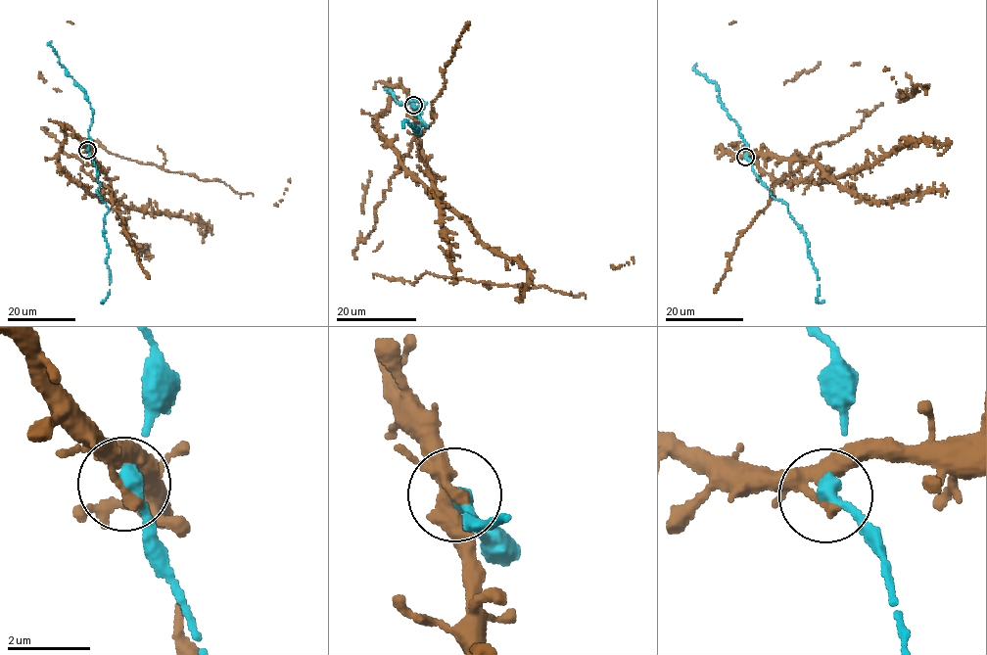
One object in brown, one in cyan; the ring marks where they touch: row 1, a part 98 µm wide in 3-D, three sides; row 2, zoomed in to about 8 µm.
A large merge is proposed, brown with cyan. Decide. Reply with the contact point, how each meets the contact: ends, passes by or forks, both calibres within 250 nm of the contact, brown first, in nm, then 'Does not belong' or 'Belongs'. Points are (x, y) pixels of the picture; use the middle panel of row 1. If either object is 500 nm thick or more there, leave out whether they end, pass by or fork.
Place: (413, 105). At the ring brown passes by. At the ring cyan passes by. Thickness 220 nm (brown) against 280 nm. Does not belong

